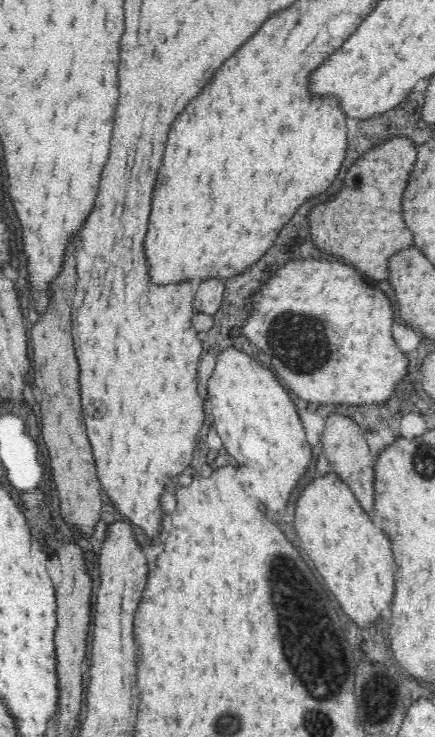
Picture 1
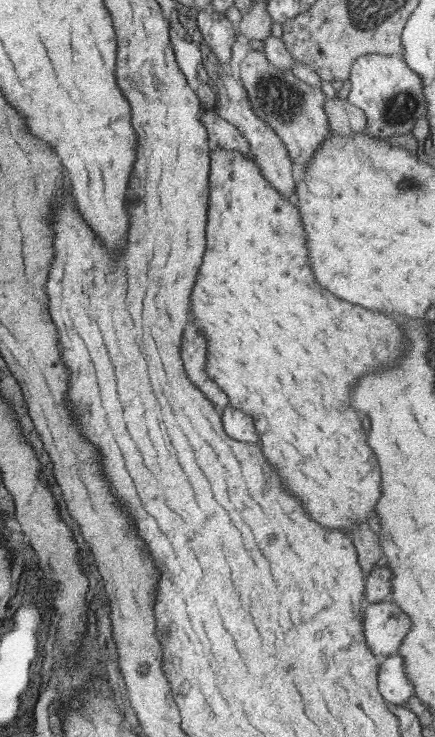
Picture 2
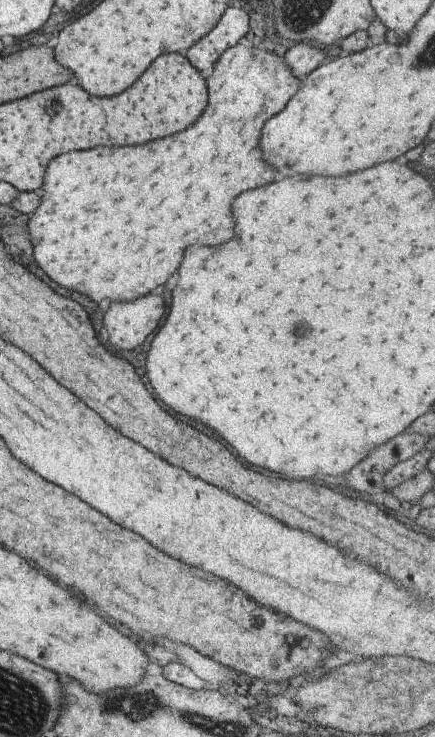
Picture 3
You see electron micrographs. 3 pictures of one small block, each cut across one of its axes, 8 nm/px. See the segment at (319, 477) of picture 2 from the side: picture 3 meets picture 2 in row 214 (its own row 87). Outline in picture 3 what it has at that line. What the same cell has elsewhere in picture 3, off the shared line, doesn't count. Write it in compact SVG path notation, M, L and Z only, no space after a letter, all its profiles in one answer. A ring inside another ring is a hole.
M240 41L219 55L205 82L207 106L193 126L139 146L61 153L44 167L41 204L29 216L28 228L33 258L55 284L87 294L93 302L101 298L135 300L163 284L177 270L187 246L197 242L219 246L233 238L231 200L247 188L271 182L275 176L257 146L261 126L283 110L301 80L291 72L284 57Z

